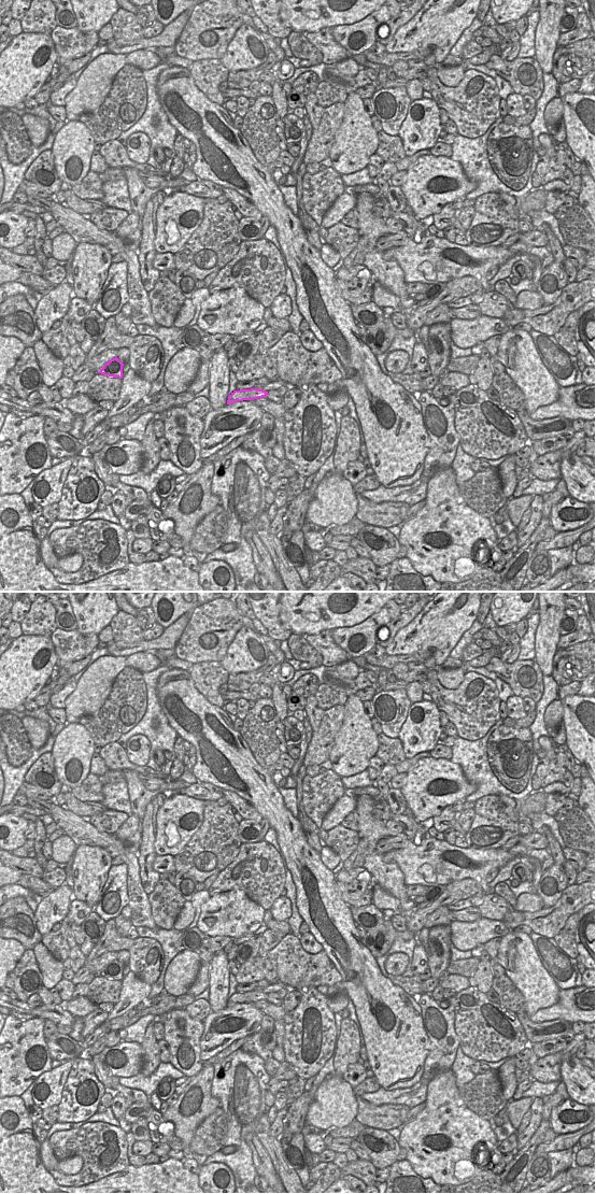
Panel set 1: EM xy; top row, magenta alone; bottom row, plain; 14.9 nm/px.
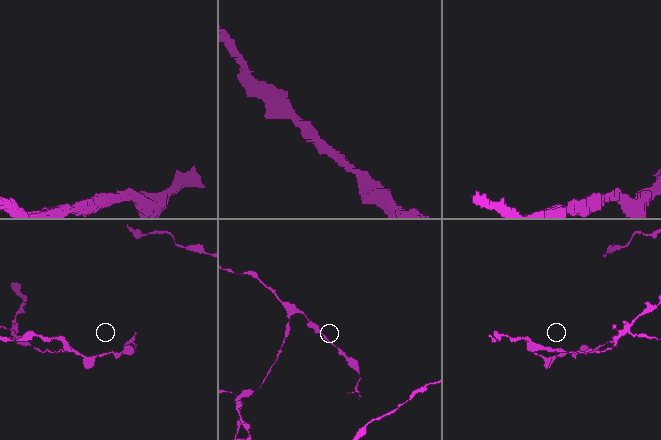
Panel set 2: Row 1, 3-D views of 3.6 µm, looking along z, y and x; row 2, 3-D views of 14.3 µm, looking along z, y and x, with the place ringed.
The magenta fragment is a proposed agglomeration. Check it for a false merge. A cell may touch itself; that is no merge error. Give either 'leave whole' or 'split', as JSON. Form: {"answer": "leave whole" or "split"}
{"answer": "leave whole"}

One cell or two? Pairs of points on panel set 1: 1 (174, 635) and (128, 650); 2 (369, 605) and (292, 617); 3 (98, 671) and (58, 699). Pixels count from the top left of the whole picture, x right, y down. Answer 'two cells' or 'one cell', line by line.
1: one cell
2: one cell
3: two cells

